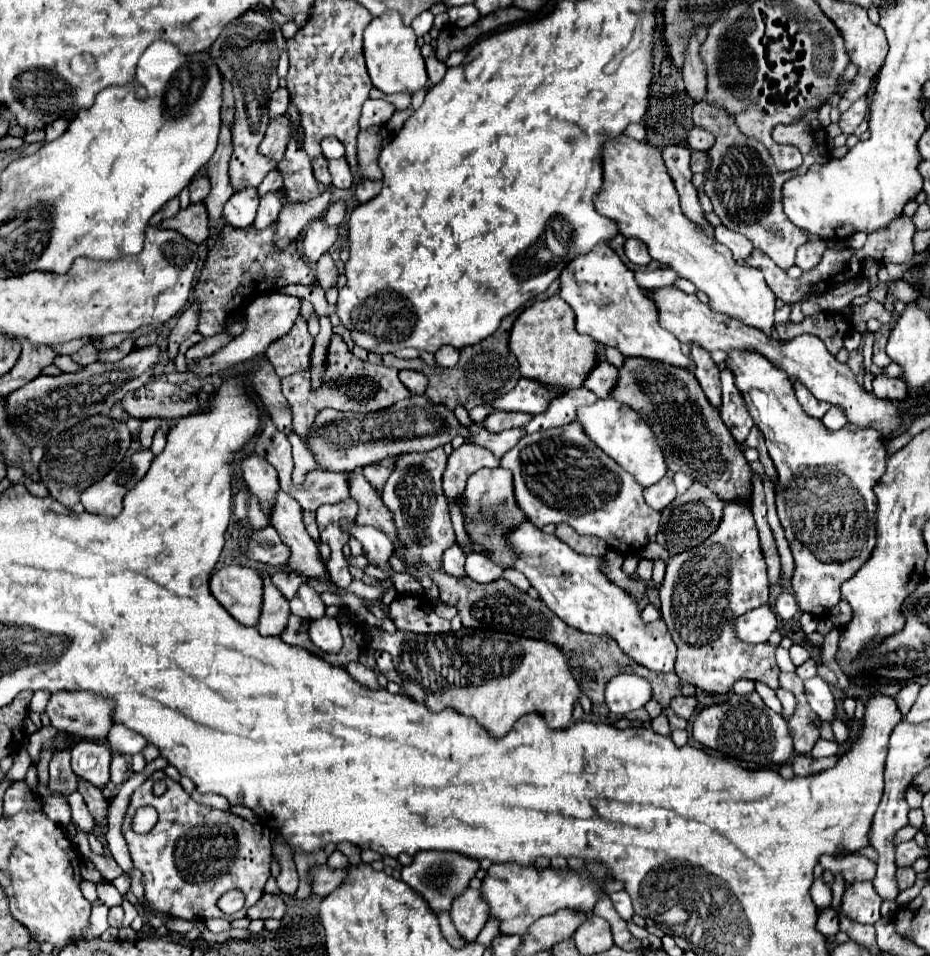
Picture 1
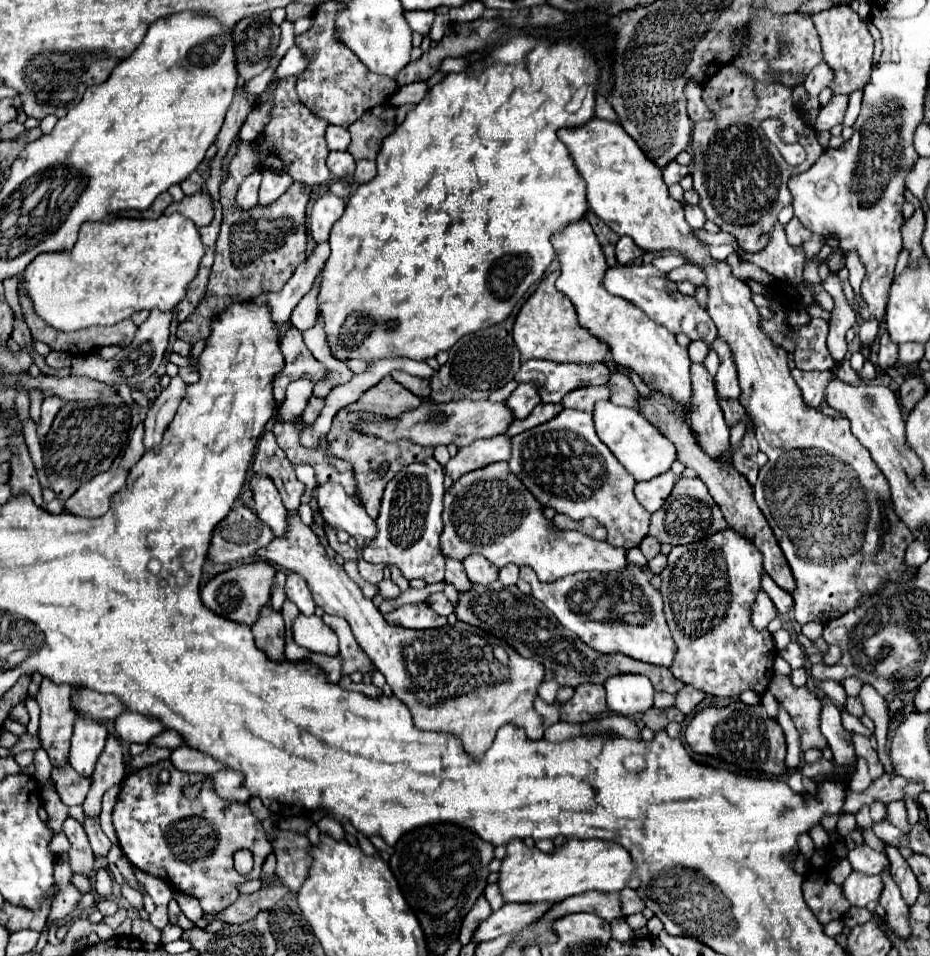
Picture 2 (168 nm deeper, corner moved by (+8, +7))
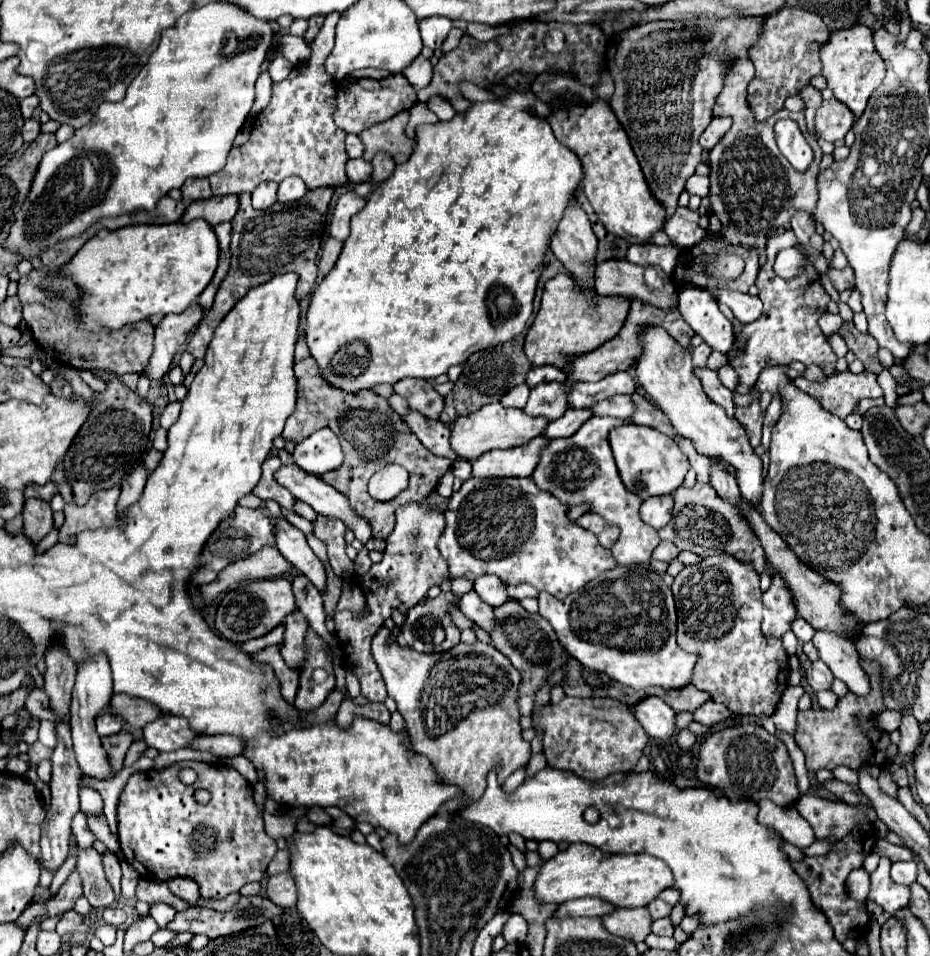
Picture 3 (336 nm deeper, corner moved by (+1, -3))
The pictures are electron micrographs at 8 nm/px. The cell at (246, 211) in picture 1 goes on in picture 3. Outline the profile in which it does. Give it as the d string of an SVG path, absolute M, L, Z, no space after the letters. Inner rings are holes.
M272 180L264 182L252 192L252 206L260 208L260 210L270 208L276 202L276 194L278 194L278 184Z

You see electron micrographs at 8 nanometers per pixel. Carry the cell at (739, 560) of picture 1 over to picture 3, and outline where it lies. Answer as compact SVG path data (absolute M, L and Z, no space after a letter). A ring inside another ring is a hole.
M732 556L706 558L696 566L686 566L672 584L672 592L678 608L678 644L686 652L698 654L694 668L696 688L710 692L712 700L722 702L734 714L740 716L772 716L776 704L786 690L788 654L784 652L780 638L766 637L760 630L762 624L762 590L760 576L746 562L732 560Z

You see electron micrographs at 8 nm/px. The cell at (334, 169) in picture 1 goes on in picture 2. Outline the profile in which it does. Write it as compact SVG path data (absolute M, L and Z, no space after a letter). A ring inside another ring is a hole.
M329 152L327 166L337 180L349 180L355 170L355 160L349 152Z

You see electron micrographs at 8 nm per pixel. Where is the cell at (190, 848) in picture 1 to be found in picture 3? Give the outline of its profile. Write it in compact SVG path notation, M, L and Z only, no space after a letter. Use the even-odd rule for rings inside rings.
M188 762L184 764L184 768L192 768L196 774L198 774L198 780L192 784L192 786L186 786L180 782L178 778L178 772L182 770L182 764L172 764L168 768L162 768L162 770L146 770L146 772L136 772L130 776L128 784L124 786L122 794L120 794L120 802L118 802L118 838L120 838L120 846L122 846L122 852L124 852L124 858L130 866L136 868L136 872L144 878L144 880L172 880L172 878L192 878L194 882L200 884L202 888L202 896L204 898L224 898L232 892L238 892L244 884L248 882L260 882L266 874L266 866L270 864L270 860L274 858L276 854L276 842L264 832L264 820L262 820L262 812L258 810L256 802L254 802L254 792L252 792L252 784L242 778L234 768L226 766L226 764L206 764L206 762ZM194 790L210 790L212 798L208 804L198 804L196 798L194 798Z

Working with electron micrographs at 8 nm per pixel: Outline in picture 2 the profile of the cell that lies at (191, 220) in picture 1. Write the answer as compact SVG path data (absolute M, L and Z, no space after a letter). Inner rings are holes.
M197 192L193 196L185 196L181 202L173 202L165 214L179 212L181 216L189 218L197 228L207 226L213 220L213 208L211 208L211 198L207 192Z

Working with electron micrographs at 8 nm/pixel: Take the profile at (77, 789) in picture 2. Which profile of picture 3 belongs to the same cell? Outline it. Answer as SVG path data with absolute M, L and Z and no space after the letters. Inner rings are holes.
M78 812L76 816L74 816L74 822L72 822L72 832L74 832L74 836L76 836L76 842L78 842L78 846L80 848L92 848L92 844L94 844L94 840L96 840L96 836L90 832L90 828L88 828L88 824L86 824L86 816L82 814L82 812Z

